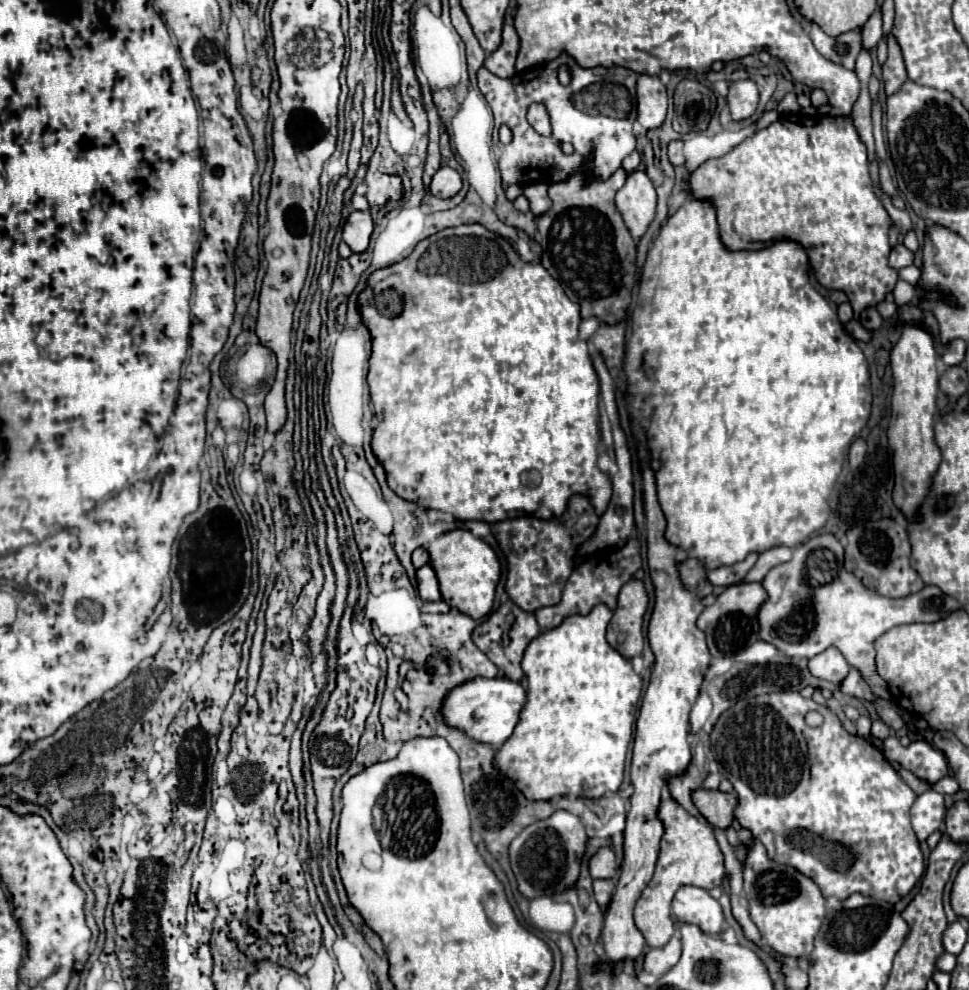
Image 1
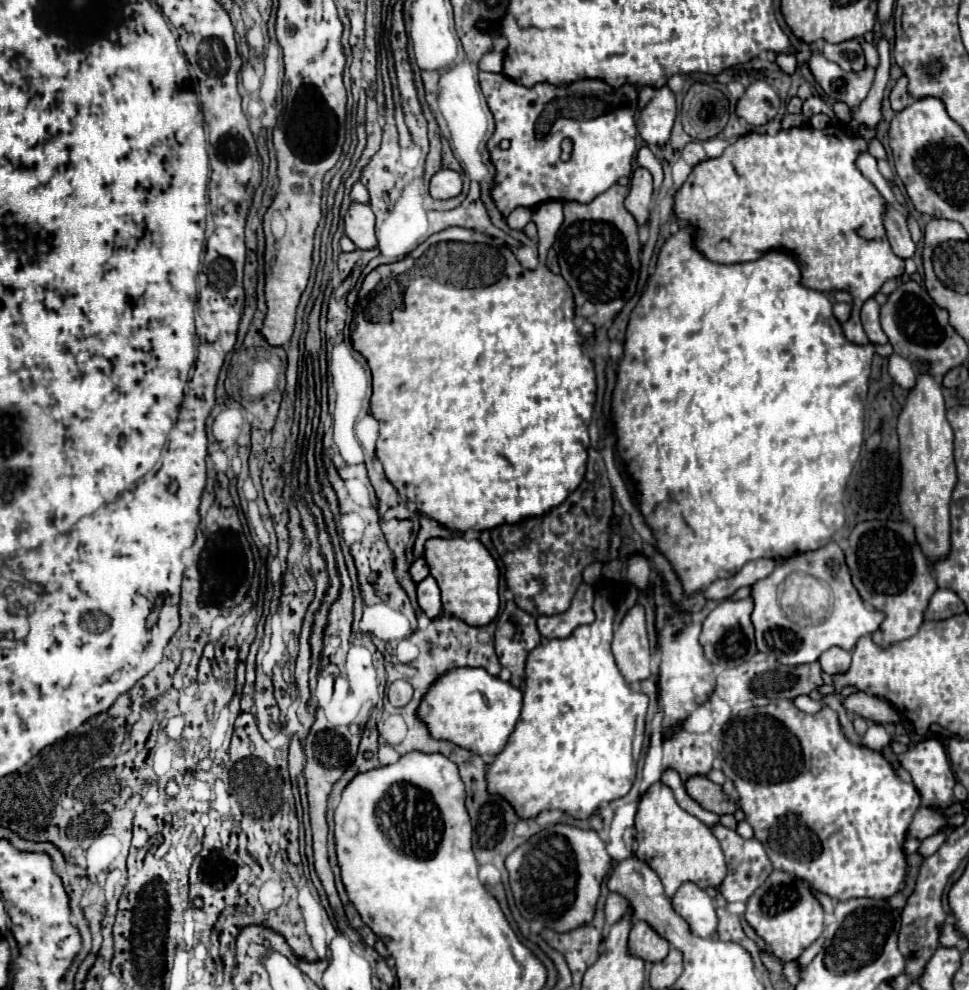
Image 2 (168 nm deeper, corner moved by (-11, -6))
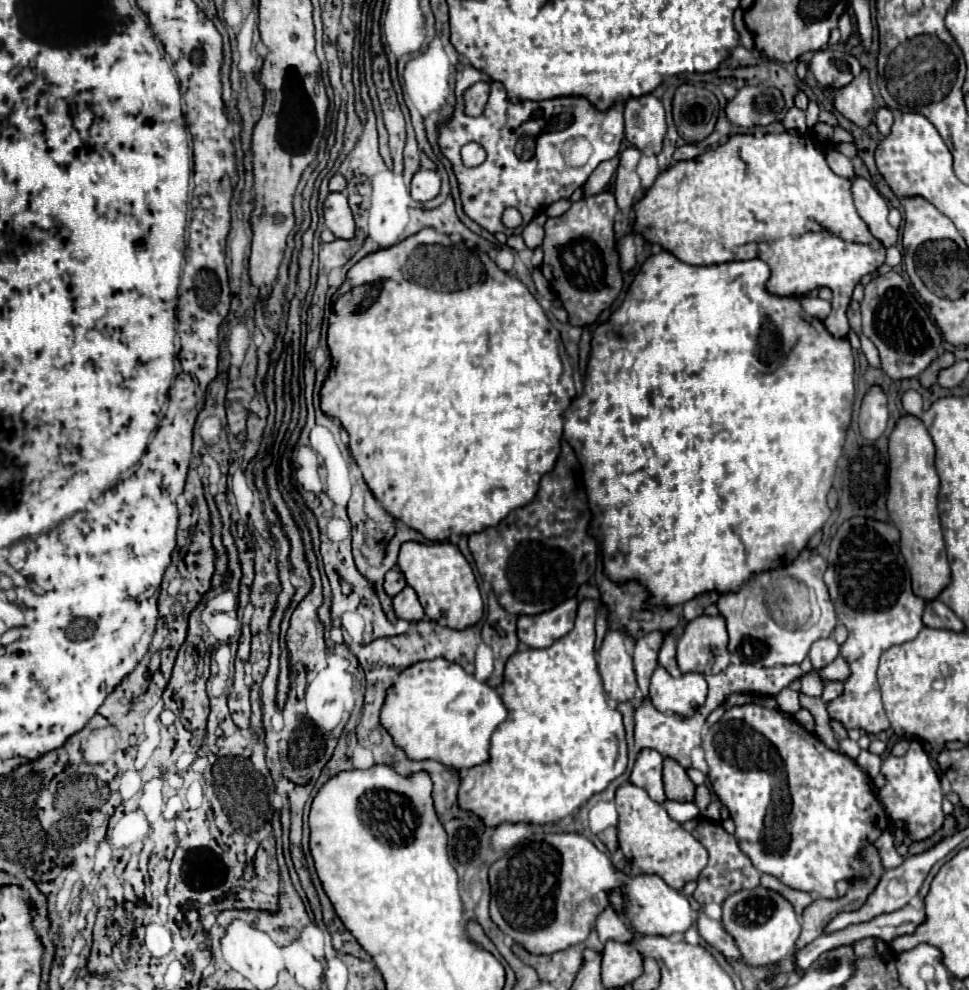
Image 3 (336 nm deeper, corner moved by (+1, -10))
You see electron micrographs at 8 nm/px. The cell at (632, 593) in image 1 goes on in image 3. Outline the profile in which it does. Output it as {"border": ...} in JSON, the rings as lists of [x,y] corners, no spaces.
{"border":[[[610,628],[598,650],[598,672],[602,676],[604,690],[618,702],[632,700],[638,690],[634,660],[626,650],[624,638],[624,632]]]}

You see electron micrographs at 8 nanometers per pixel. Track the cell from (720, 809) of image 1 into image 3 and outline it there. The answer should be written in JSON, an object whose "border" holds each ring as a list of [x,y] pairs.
{"border":[[[666,758],[664,760],[664,790],[666,798],[674,802],[692,802],[694,800],[694,790],[696,786],[688,778],[686,770],[676,764],[676,760]]]}

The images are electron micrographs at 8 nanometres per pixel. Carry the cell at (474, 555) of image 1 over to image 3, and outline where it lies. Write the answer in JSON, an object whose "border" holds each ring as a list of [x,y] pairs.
{"border":[[[406,542],[398,554],[398,566],[404,572],[408,586],[416,590],[428,618],[456,630],[474,626],[482,618],[484,602],[476,584],[476,576],[456,544]]]}

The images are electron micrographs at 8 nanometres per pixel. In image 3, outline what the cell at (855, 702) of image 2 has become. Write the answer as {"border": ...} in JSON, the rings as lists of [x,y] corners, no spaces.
{"border":[[[828,682],[828,684],[824,686],[822,700],[824,700],[826,704],[830,704],[832,700],[836,700],[836,698],[842,696],[842,694],[844,694],[844,684],[842,684],[842,682]]]}

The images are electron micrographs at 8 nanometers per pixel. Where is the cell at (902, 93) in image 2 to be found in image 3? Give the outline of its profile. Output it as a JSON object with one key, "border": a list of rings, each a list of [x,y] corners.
{"border":[[[878,108],[876,112],[876,126],[880,130],[880,134],[888,134],[892,128],[892,112],[888,108]]]}

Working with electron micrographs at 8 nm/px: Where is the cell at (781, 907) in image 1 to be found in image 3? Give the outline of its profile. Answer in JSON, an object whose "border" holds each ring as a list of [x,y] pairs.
{"border":[[[764,886],[740,890],[728,896],[722,904],[722,910],[724,910],[722,924],[726,932],[736,940],[744,962],[750,966],[768,966],[780,962],[794,950],[796,940],[802,932],[800,918],[794,912],[792,904],[782,894]]]}

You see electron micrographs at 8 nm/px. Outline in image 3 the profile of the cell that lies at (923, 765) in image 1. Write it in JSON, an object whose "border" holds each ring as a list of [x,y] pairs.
{"border":[[[918,740],[910,742],[910,748],[904,756],[888,756],[882,762],[882,774],[886,776],[886,786],[878,792],[880,802],[884,804],[886,812],[894,820],[904,820],[908,838],[910,840],[924,840],[932,836],[944,822],[942,814],[942,792],[940,792],[940,780],[936,770],[930,764],[928,754],[924,752],[922,744]]]}

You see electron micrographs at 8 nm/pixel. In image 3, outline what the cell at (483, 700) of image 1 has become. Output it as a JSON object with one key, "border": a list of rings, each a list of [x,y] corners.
{"border":[[[434,658],[434,660],[418,662],[400,674],[396,686],[390,688],[386,696],[386,702],[380,714],[380,722],[392,734],[394,744],[406,750],[408,758],[412,760],[430,758],[446,766],[452,766],[456,770],[462,770],[462,768],[478,766],[488,760],[490,736],[498,728],[498,724],[506,720],[506,716],[508,716],[508,710],[494,688],[466,674],[462,666],[452,664],[444,658]]]}

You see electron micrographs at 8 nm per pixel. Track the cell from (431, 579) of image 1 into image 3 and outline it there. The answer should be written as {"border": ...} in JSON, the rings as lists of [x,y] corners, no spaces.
{"border":[[[406,586],[400,594],[394,596],[394,612],[398,618],[410,620],[410,622],[418,622],[424,618],[424,608],[422,608],[414,588]]]}

